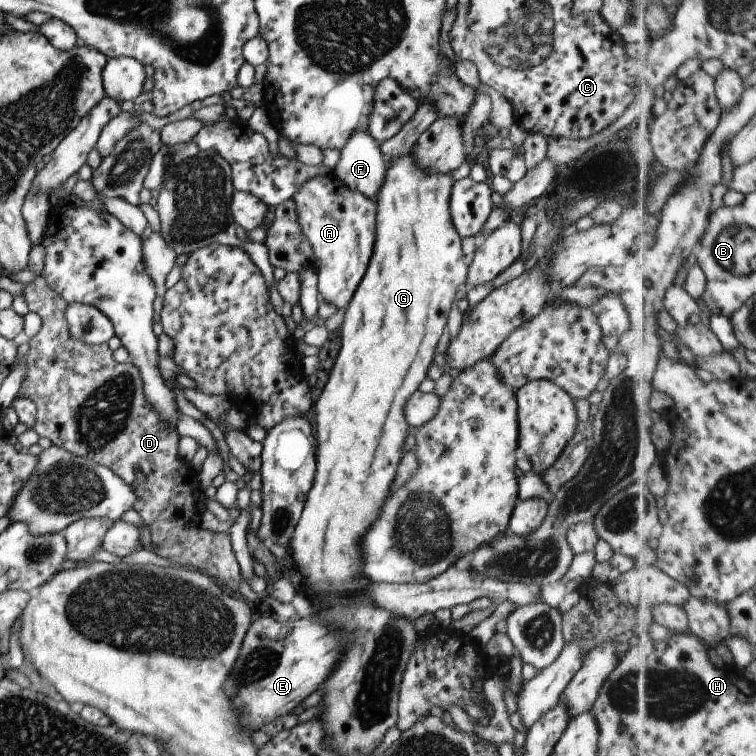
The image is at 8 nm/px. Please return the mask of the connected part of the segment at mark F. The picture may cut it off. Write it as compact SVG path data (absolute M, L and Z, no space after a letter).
M355 130L338 151L339 160L333 174L349 190L374 201L379 186L383 184L386 169L379 144L369 136L369 132Z

